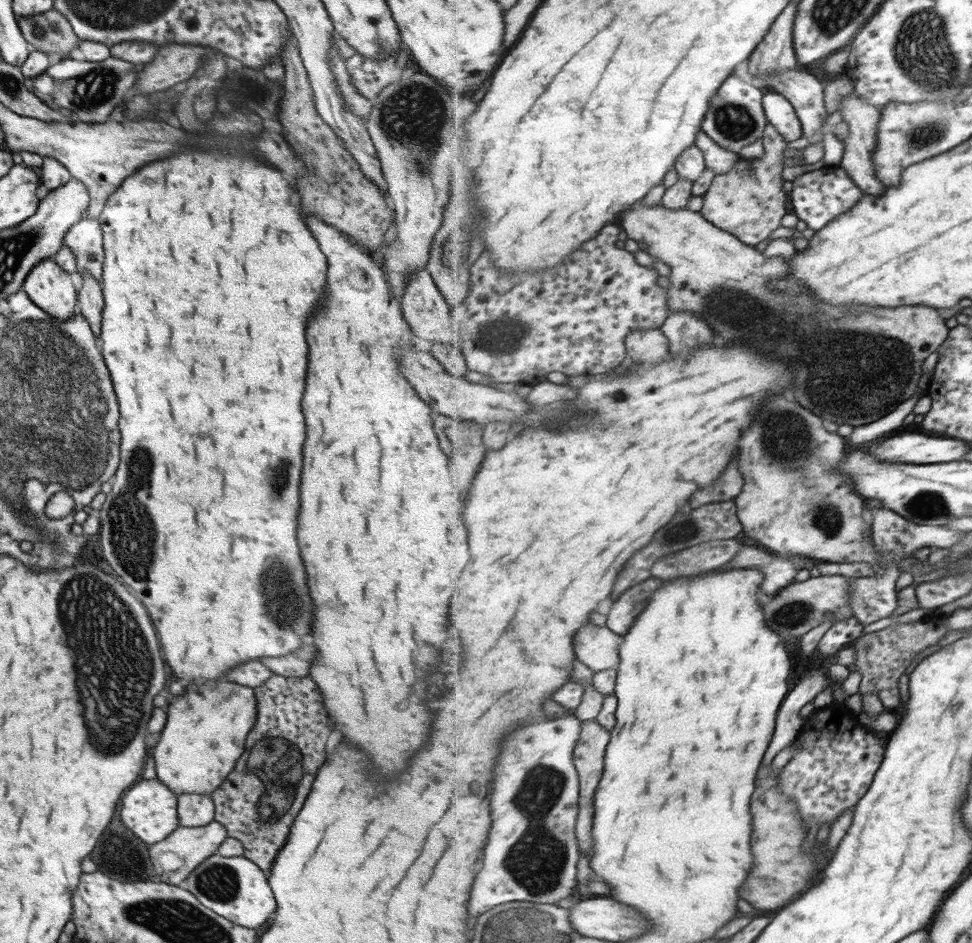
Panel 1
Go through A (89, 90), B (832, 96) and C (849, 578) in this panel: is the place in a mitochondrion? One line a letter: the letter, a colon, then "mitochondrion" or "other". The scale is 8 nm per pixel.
A: mitochondrion
B: other
C: other

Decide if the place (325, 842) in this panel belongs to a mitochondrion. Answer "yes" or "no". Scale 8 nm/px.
no

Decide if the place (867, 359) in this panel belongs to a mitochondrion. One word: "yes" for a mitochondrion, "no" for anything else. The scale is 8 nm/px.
yes

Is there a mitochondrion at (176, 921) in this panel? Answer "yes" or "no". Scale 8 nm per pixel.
yes

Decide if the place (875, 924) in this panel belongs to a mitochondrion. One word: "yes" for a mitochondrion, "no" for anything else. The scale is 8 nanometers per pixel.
no

